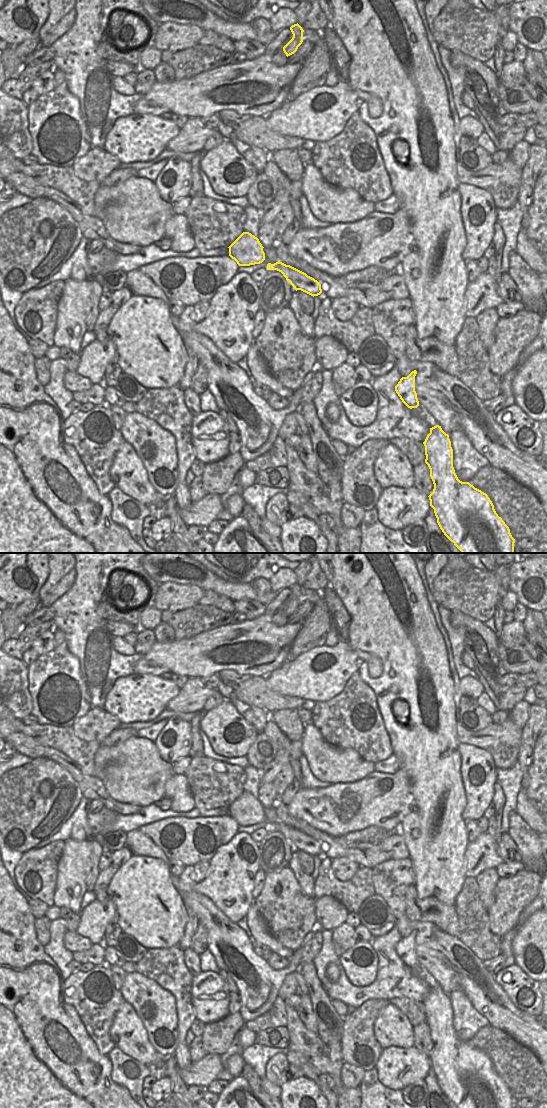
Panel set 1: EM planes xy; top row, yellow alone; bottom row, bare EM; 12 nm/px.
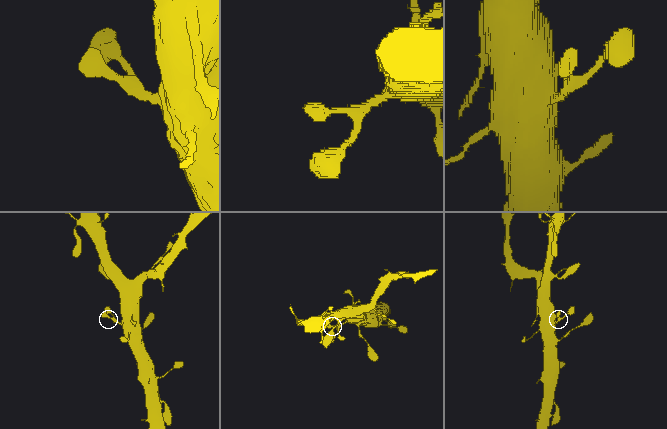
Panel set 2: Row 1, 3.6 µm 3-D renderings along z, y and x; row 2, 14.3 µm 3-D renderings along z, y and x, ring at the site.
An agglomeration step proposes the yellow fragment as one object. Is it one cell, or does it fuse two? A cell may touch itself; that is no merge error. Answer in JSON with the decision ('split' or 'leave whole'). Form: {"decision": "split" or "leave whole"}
{"decision": "leave whole"}

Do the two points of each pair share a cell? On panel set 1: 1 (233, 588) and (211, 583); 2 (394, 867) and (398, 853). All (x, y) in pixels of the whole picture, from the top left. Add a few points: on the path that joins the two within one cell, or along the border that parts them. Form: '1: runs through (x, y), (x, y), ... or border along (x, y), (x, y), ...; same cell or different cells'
1: runs through (228, 588), (223, 588), (216, 584); same cell
2: border along (408, 857), (390, 859); different cells

